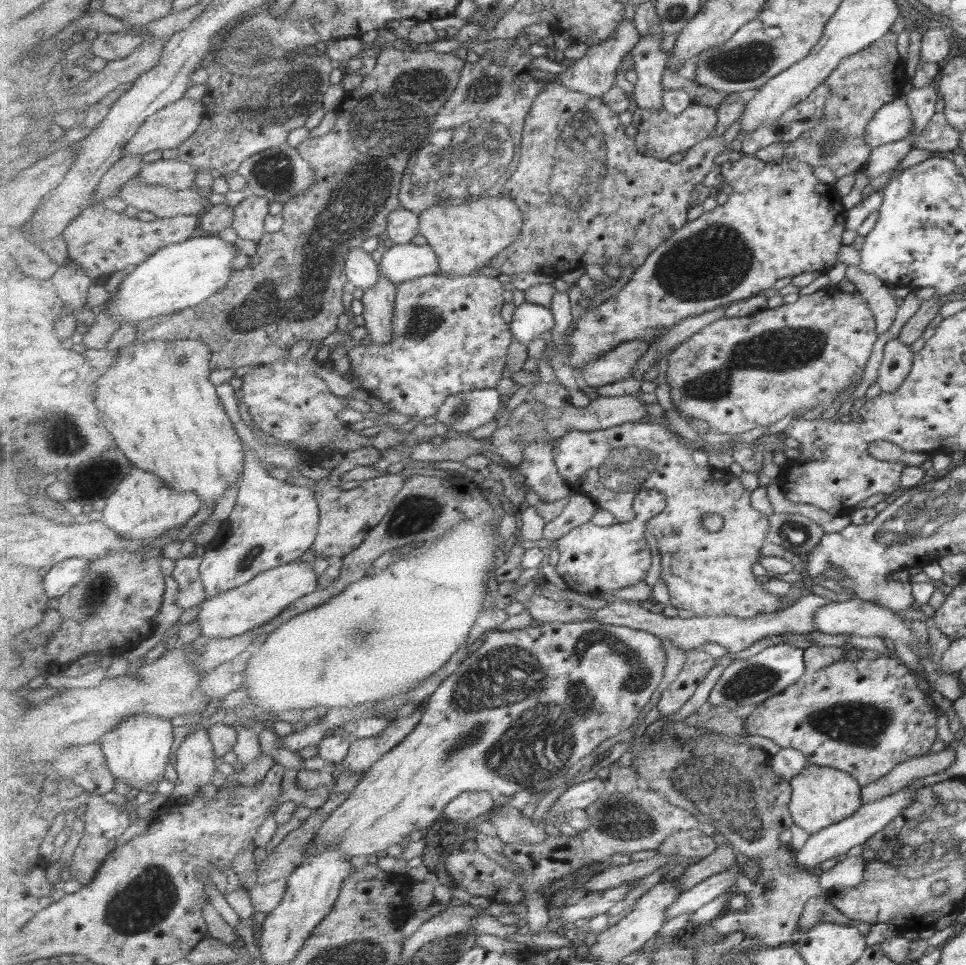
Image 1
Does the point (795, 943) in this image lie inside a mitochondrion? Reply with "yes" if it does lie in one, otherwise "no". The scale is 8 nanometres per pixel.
no

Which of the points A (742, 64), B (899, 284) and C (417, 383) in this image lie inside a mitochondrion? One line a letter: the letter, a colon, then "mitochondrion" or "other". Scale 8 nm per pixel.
A: mitochondrion
B: other
C: other

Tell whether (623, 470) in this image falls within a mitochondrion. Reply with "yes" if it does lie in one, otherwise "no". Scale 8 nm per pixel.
yes

